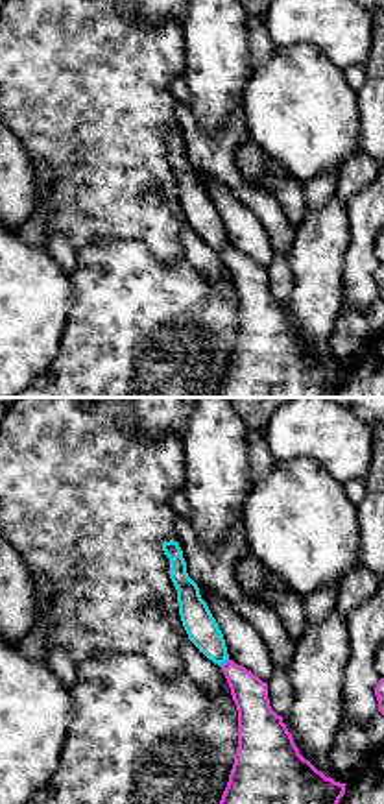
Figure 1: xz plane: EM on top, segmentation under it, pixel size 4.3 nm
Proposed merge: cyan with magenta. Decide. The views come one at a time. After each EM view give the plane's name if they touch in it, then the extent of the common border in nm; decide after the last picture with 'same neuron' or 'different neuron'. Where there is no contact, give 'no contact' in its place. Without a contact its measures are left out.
contact in xz; length 50 nm

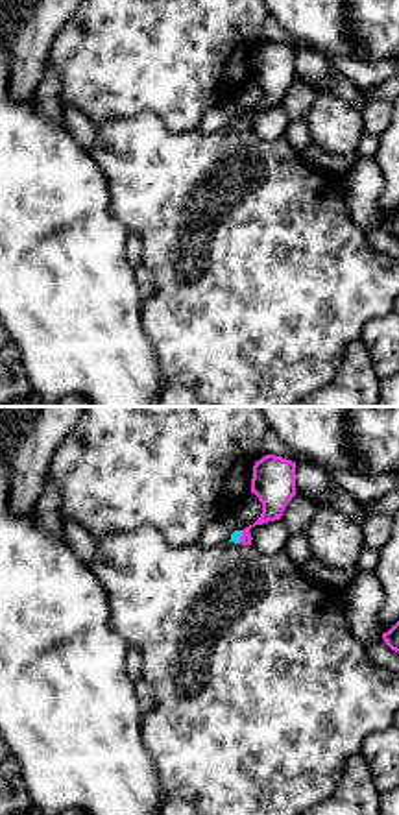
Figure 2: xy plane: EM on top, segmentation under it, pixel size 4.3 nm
contact in xy; length 60 nm

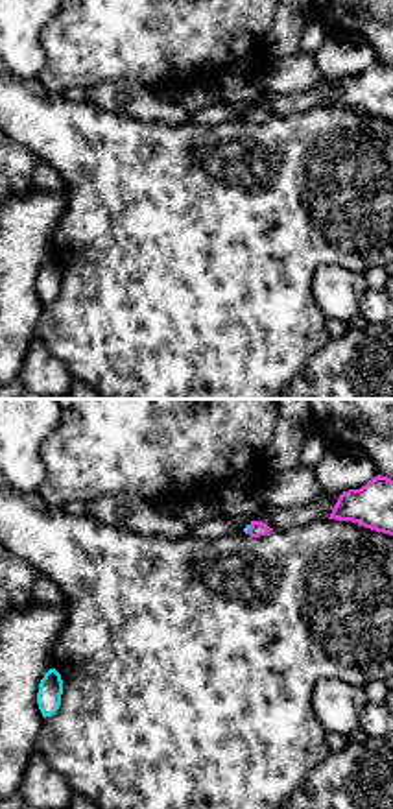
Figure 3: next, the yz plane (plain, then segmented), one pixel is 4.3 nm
contact in yz; length 50 nm

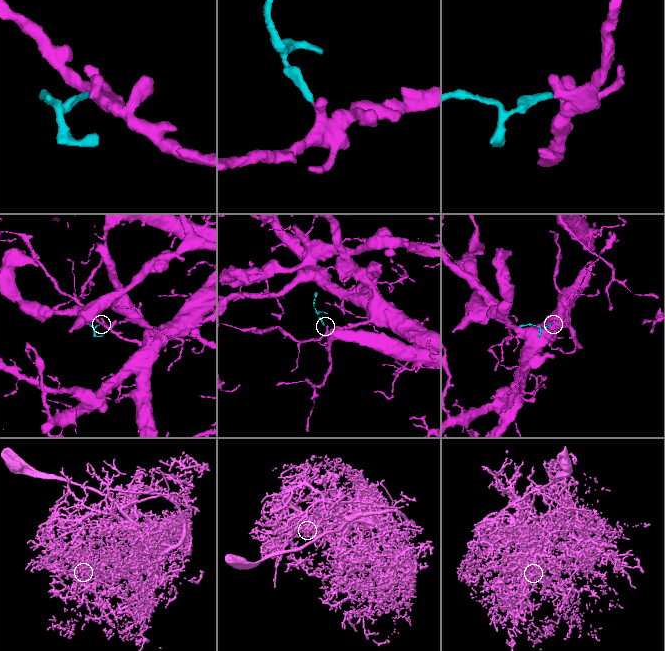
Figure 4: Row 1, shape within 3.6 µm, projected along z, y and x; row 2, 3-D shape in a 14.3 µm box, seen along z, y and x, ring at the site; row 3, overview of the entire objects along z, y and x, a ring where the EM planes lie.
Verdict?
same neuron

